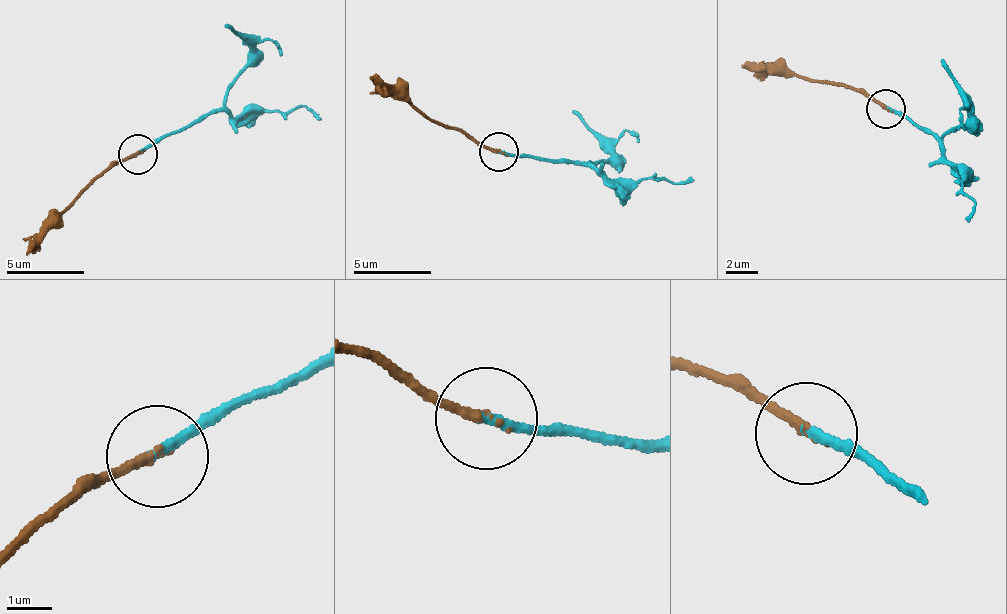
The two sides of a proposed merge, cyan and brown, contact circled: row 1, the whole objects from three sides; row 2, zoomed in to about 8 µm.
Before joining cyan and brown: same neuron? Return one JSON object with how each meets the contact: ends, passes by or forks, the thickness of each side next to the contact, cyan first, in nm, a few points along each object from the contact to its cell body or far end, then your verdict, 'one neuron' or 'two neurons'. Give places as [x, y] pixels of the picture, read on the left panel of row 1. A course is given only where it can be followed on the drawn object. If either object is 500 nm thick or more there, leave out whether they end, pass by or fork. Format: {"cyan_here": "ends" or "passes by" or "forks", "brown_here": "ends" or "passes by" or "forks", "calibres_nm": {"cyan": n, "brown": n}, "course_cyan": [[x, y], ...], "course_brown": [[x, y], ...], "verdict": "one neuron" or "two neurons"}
{"cyan_here": "ends", "brown_here": "ends", "calibres_nm": {"cyan": 240, "brown": 190}, "course_cyan": [[139, 155], [221, 111], [251, 56], [251, 37], [224, 27]], "course_brown": [[139, 155], [94, 174], [75, 199], [45, 227], [26, 255]], "verdict": "one neuron"}

